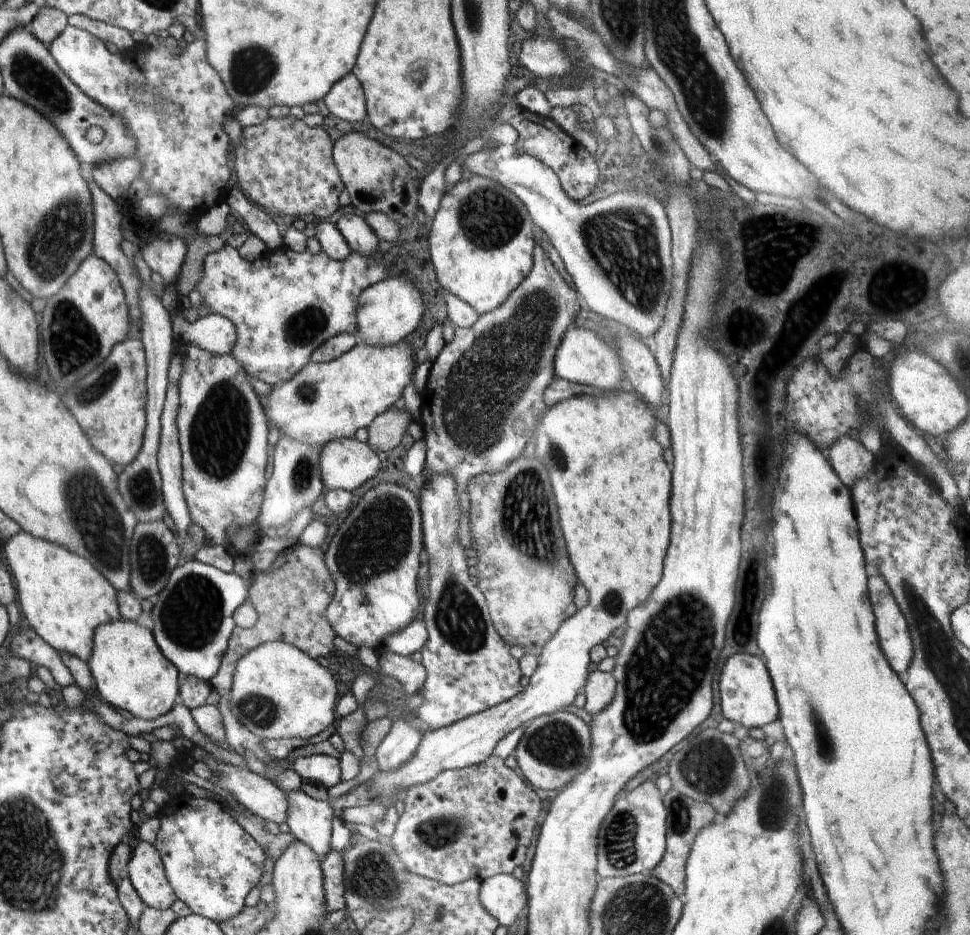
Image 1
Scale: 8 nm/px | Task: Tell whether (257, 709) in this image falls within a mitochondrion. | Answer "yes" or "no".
yes

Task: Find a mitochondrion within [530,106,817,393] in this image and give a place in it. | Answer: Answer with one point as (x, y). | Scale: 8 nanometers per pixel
(622, 242)

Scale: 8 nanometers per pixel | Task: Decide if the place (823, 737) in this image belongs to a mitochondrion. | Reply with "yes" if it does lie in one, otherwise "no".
yes

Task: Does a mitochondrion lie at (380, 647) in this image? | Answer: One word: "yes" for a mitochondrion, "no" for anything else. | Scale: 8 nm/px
no

